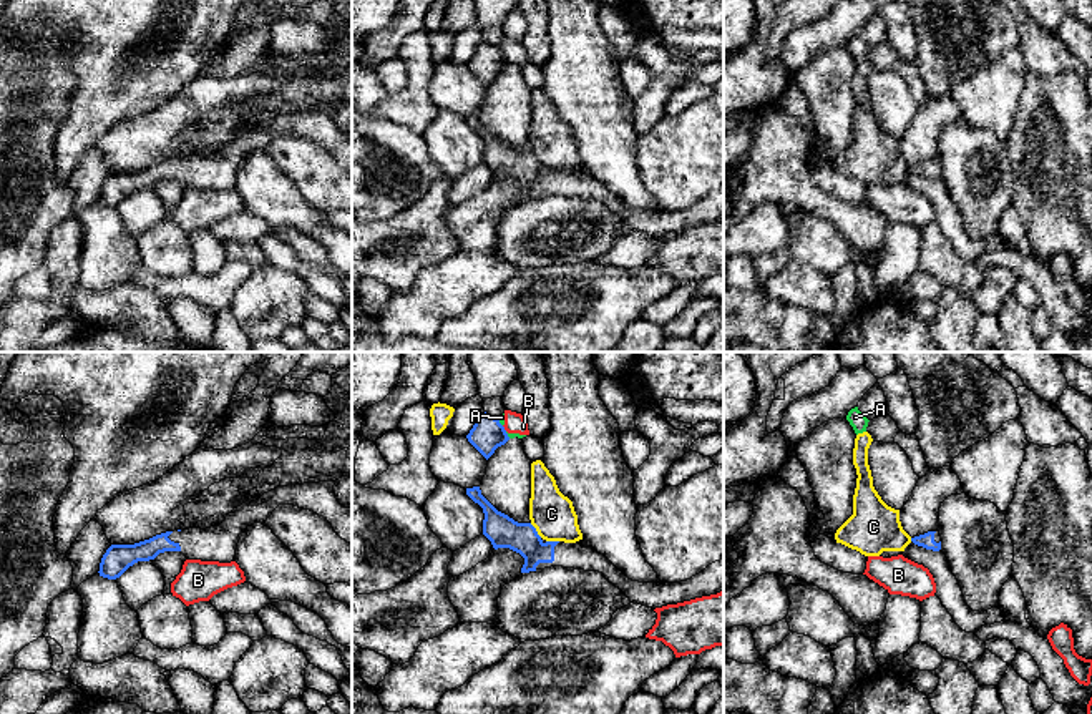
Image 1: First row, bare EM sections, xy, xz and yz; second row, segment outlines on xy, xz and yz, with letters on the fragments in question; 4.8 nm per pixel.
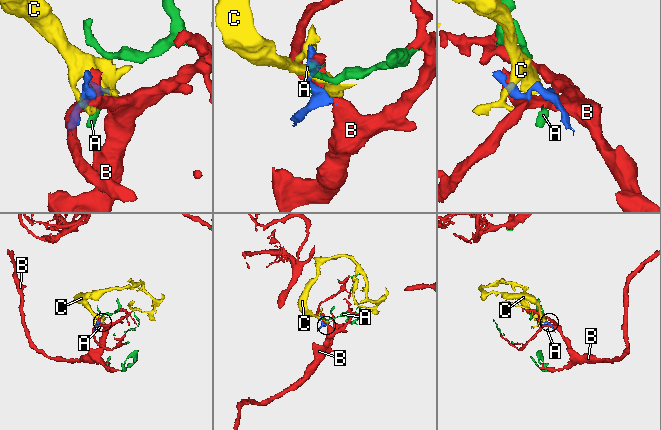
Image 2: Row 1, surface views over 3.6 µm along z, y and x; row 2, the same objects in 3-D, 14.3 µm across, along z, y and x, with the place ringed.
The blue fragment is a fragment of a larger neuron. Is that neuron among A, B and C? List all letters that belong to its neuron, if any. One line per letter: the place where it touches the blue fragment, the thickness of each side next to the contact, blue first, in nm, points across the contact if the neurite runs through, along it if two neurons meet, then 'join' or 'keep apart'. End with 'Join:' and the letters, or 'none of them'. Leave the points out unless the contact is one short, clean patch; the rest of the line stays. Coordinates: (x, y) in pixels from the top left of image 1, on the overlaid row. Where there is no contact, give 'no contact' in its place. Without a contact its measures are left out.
A: meets blue in xz at (498, 422); 160 nm thick on the blue side, 30 nm on the other; border along xz (497, 419), (502, 425); keep apart
B: meets blue in xz at (503, 429); 160 nm thick on the blue side, 100 nm on the other; keep apart
C: meets blue in xz at (535, 530); 160 nm thick on the blue side, 220 nm on the other; border along xz (530, 523), (541, 537); keep apart
Join: none of them

